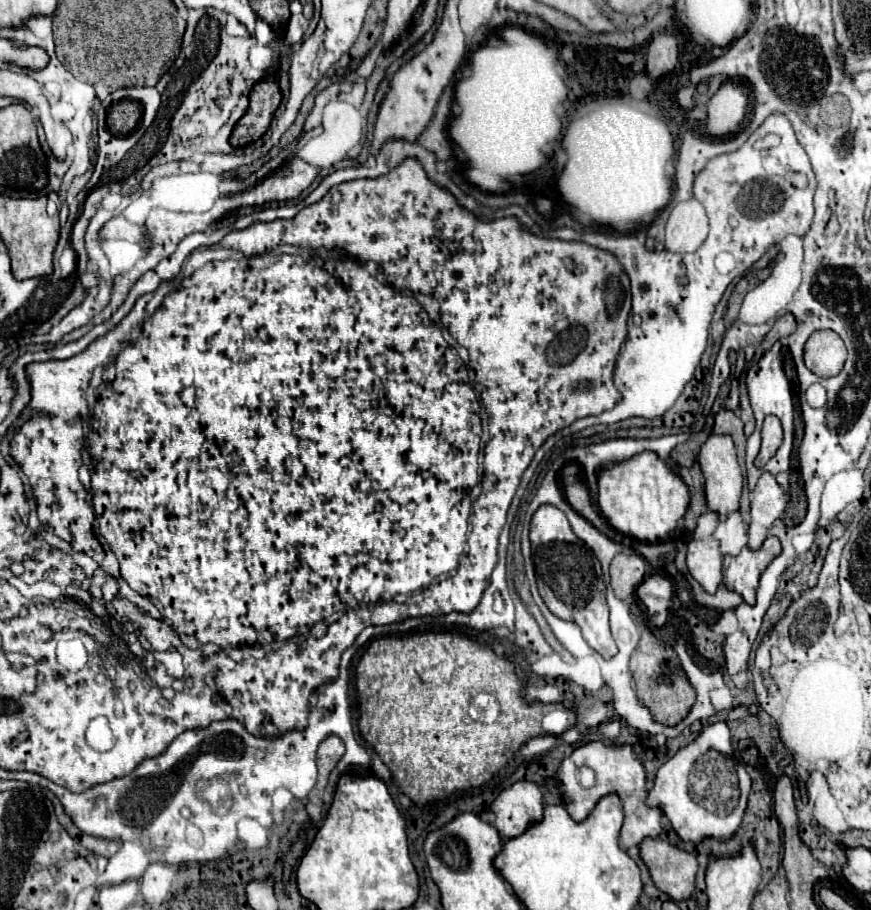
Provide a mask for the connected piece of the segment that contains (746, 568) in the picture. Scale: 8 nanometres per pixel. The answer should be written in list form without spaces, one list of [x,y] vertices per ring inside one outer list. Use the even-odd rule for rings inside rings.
[[[769,536],[759,550],[743,548],[737,556],[723,558],[723,582],[729,590],[743,596],[747,604],[755,604],[755,590],[761,574],[773,558],[781,554],[779,538]]]

